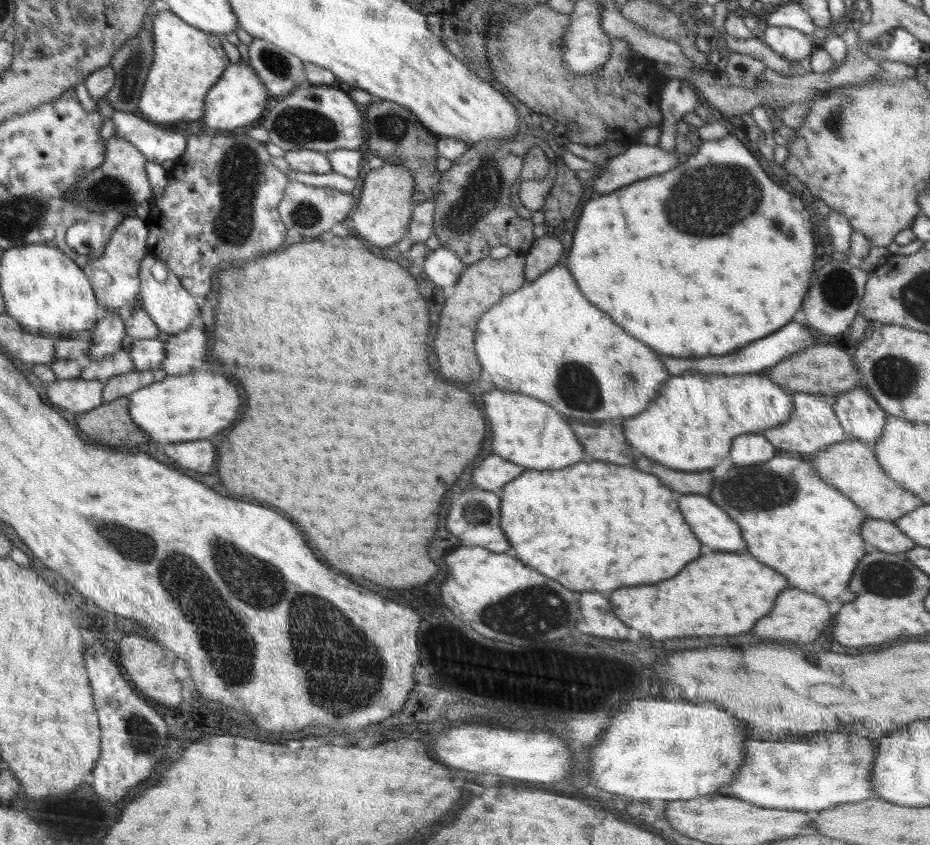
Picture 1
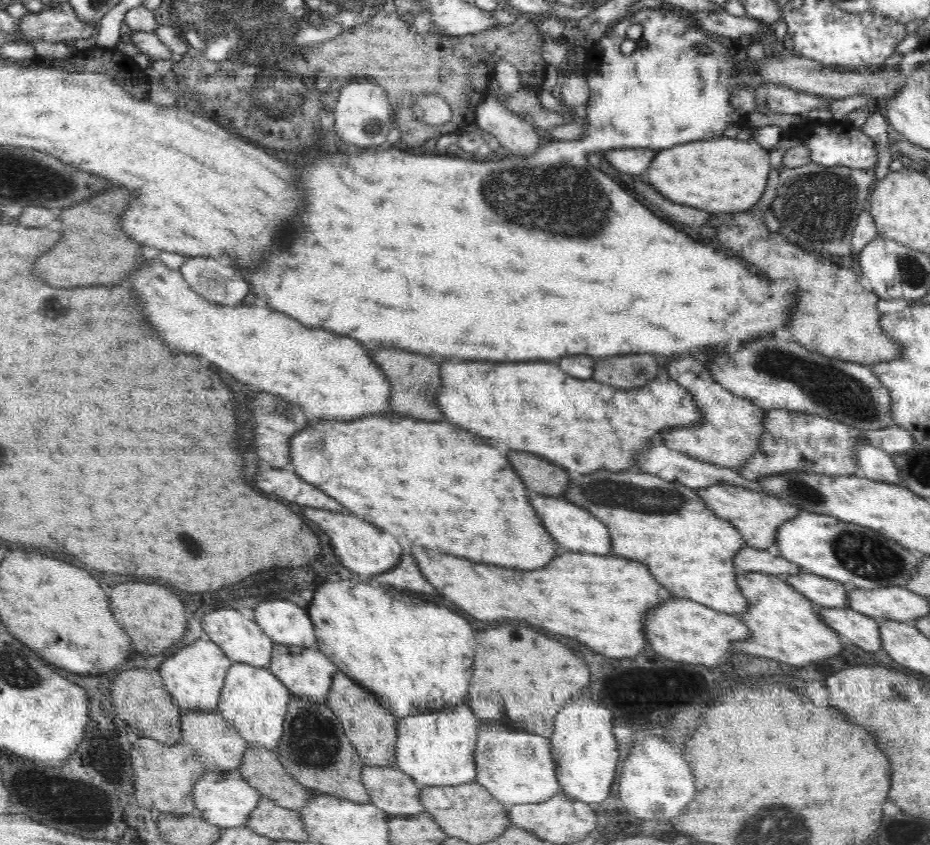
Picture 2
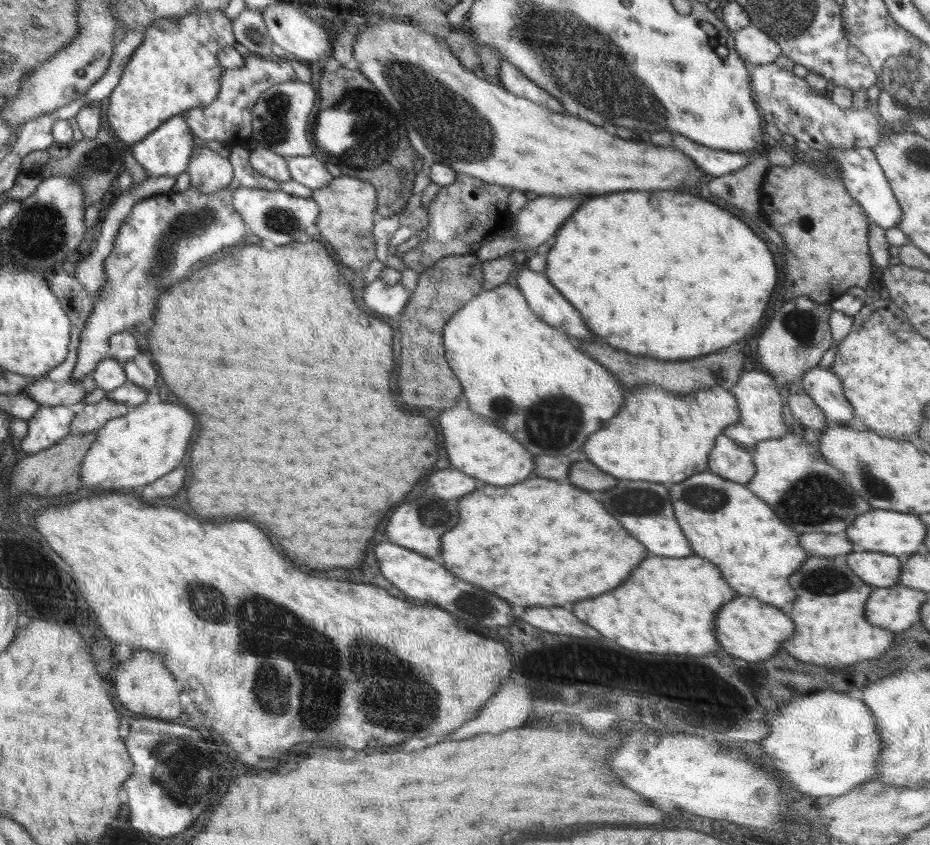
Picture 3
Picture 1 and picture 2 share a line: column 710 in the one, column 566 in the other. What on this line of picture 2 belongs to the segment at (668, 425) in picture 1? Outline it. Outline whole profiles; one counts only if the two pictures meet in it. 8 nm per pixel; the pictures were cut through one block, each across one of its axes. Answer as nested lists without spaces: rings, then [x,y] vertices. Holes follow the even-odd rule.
[[[460,362],[439,363],[441,385],[435,400],[444,418],[474,433],[504,454],[524,450],[538,454],[573,474],[590,474],[600,469],[612,472],[631,470],[635,454],[645,449],[650,441],[659,440],[661,430],[697,425],[702,420],[701,410],[692,395],[664,372],[637,389],[618,389],[592,379],[582,380],[566,374],[552,362]]]

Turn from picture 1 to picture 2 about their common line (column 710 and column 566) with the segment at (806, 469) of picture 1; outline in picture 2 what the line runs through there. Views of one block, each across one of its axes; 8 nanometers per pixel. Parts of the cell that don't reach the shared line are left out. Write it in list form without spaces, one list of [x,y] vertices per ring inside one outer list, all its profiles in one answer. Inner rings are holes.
[[[606,469],[580,475],[570,482],[566,496],[605,523],[609,530],[612,552],[610,555],[642,562],[678,598],[699,602],[720,613],[738,615],[748,610],[749,602],[742,596],[736,577],[739,571],[733,565],[734,554],[742,550],[745,539],[729,522],[718,518],[697,495],[697,489],[675,481],[666,481],[655,474],[636,470],[612,472]]]

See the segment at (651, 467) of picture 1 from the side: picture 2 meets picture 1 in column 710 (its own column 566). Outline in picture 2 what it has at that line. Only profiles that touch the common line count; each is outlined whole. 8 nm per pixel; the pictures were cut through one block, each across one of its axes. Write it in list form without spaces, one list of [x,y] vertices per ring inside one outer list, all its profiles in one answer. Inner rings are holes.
[[[512,451],[506,454],[516,474],[522,478],[522,482],[526,482],[526,488],[538,494],[552,496],[564,492],[570,480],[568,474],[573,474],[546,459],[536,458],[533,454]]]

